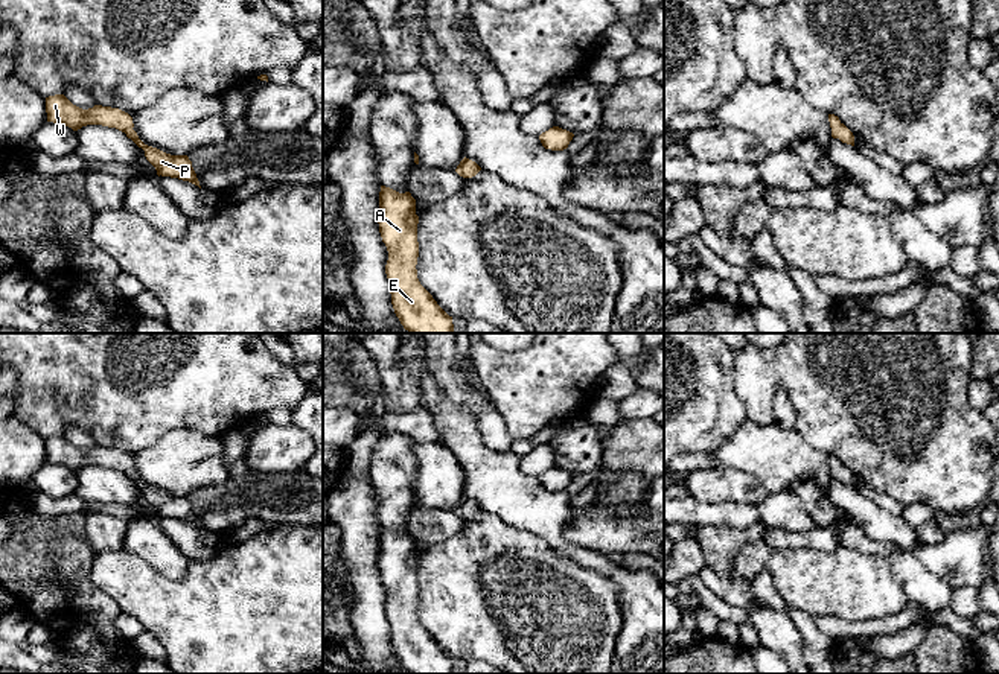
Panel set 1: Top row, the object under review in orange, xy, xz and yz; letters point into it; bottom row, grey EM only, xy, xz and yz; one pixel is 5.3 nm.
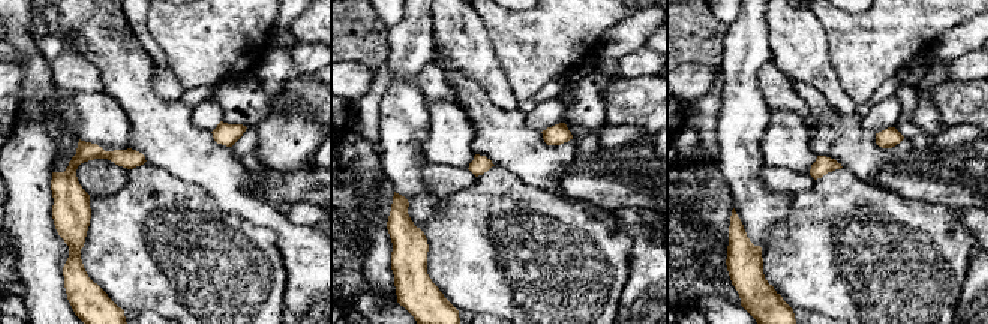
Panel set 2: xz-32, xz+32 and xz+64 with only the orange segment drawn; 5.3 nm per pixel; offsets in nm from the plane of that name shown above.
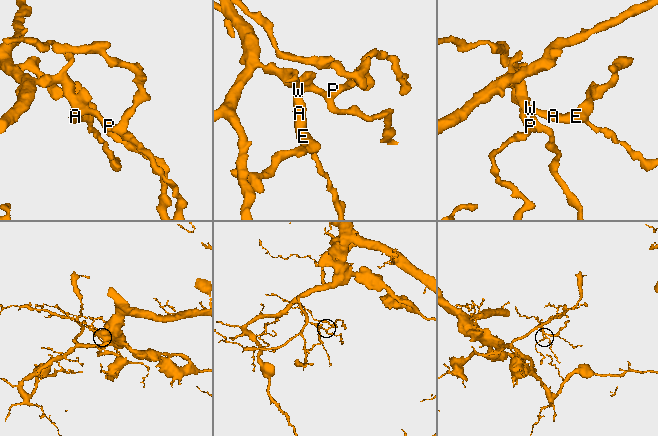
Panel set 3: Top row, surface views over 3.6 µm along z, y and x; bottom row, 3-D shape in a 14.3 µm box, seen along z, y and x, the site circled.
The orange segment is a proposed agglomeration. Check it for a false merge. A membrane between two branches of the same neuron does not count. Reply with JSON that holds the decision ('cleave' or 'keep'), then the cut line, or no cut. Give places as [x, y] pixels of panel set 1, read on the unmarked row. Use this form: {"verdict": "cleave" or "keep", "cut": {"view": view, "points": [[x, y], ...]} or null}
{"verdict": "keep", "cut": null}

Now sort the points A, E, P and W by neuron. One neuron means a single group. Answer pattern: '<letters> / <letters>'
A E P W

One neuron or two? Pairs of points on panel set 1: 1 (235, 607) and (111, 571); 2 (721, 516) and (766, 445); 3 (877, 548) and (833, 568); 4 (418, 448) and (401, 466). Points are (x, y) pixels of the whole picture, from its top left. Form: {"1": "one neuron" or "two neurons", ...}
{"1": "one neuron", "2": "two neurons", "3": "two neurons", "4": "two neurons"}

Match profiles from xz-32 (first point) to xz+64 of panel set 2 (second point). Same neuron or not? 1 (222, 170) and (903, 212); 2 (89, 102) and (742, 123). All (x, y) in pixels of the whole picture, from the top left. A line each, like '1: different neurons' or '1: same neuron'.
1: different neurons
2: different neurons

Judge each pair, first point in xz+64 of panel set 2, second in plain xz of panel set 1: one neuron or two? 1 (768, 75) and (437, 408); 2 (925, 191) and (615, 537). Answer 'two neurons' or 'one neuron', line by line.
1: two neurons
2: one neuron

